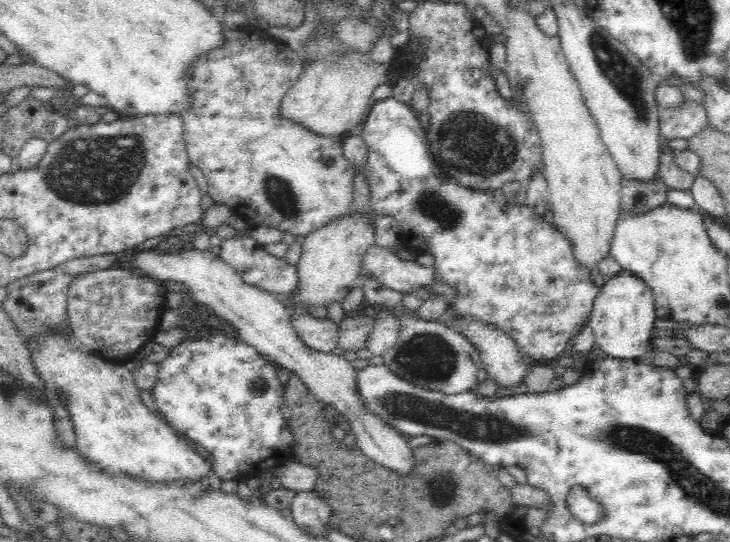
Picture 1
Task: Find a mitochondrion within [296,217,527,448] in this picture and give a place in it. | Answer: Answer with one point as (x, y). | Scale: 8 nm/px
(426, 356)

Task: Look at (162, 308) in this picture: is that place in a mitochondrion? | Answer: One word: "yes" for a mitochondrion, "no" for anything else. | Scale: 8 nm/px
no

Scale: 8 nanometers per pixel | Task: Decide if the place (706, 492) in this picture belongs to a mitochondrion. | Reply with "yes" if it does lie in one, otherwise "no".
yes

